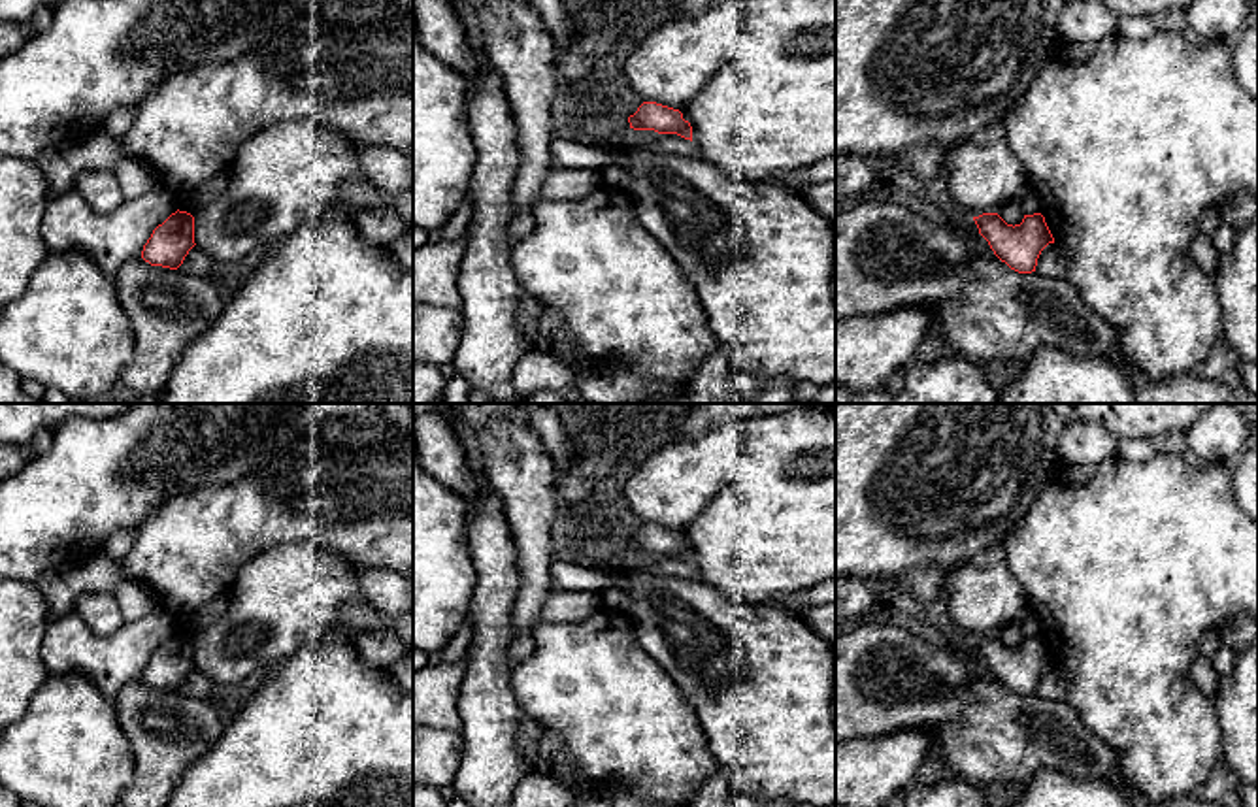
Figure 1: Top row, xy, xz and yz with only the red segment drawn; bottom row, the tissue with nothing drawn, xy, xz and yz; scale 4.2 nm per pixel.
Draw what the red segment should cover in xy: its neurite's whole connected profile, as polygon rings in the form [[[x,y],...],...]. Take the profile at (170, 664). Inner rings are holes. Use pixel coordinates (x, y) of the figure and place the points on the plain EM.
[[[177,632],[153,652],[141,681],[151,688],[177,692],[194,667],[194,639]]]

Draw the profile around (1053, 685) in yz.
[[[1056,664],[1049,666],[1037,681],[1035,694],[1045,700],[1066,701],[1068,679],[1066,679],[1064,669]]]

